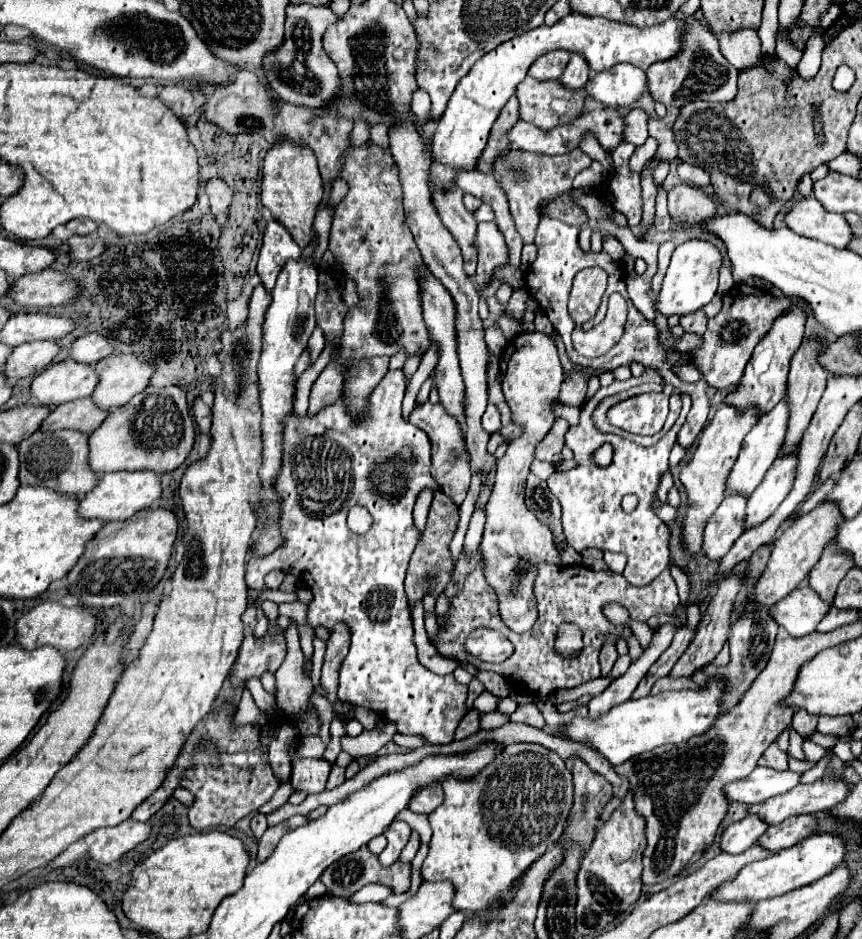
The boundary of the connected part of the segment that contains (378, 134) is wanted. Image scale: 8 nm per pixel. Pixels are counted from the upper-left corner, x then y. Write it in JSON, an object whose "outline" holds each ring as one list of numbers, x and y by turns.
{"outline":[[375,124,371,128,371,140,377,144,385,144,385,148,389,148,389,136,387,136,387,126,383,124]]}

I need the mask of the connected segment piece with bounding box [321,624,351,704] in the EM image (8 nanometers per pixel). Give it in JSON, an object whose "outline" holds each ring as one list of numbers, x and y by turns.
{"outline":[[335,624,331,630,331,636,327,640,327,652,325,652,325,662,323,662,323,672,321,672,321,684,327,690,327,700,331,704,337,702,337,670,347,656,349,650,349,628,345,624]]}

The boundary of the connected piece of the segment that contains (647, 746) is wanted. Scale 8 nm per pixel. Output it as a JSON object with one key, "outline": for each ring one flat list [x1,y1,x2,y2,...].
{"outline":[[711,678,707,688,671,690,649,694,639,700,627,700,597,718,575,716,571,722,559,726,559,734,573,742,589,744,601,756,605,756,611,762,611,766,619,766,625,760,649,752,657,746,679,744,709,730,719,714,719,700,723,696,723,688,725,682,721,678]]}

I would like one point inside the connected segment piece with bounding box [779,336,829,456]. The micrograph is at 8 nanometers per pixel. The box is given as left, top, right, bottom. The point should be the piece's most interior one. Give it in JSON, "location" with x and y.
{"location":[807,380]}

